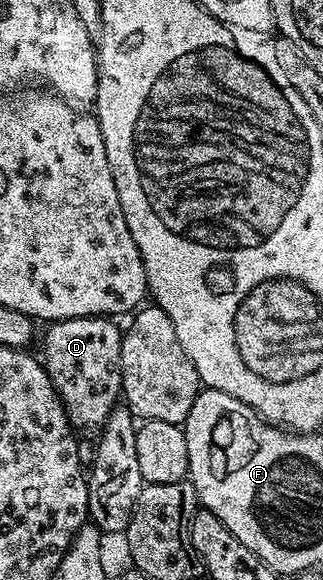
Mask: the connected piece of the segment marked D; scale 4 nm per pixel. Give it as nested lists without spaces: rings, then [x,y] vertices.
[[[81,316],[80,318],[68,318],[67,320],[56,320],[45,325],[46,333],[41,333],[40,344],[42,340],[42,352],[40,351],[40,359],[43,368],[46,369],[46,374],[52,386],[58,391],[58,397],[62,400],[62,405],[66,408],[66,417],[69,418],[71,425],[75,429],[95,428],[101,429],[106,419],[109,418],[110,412],[120,403],[122,396],[122,367],[120,366],[120,350],[122,349],[122,333],[121,327],[117,328],[115,321],[108,316]]]

